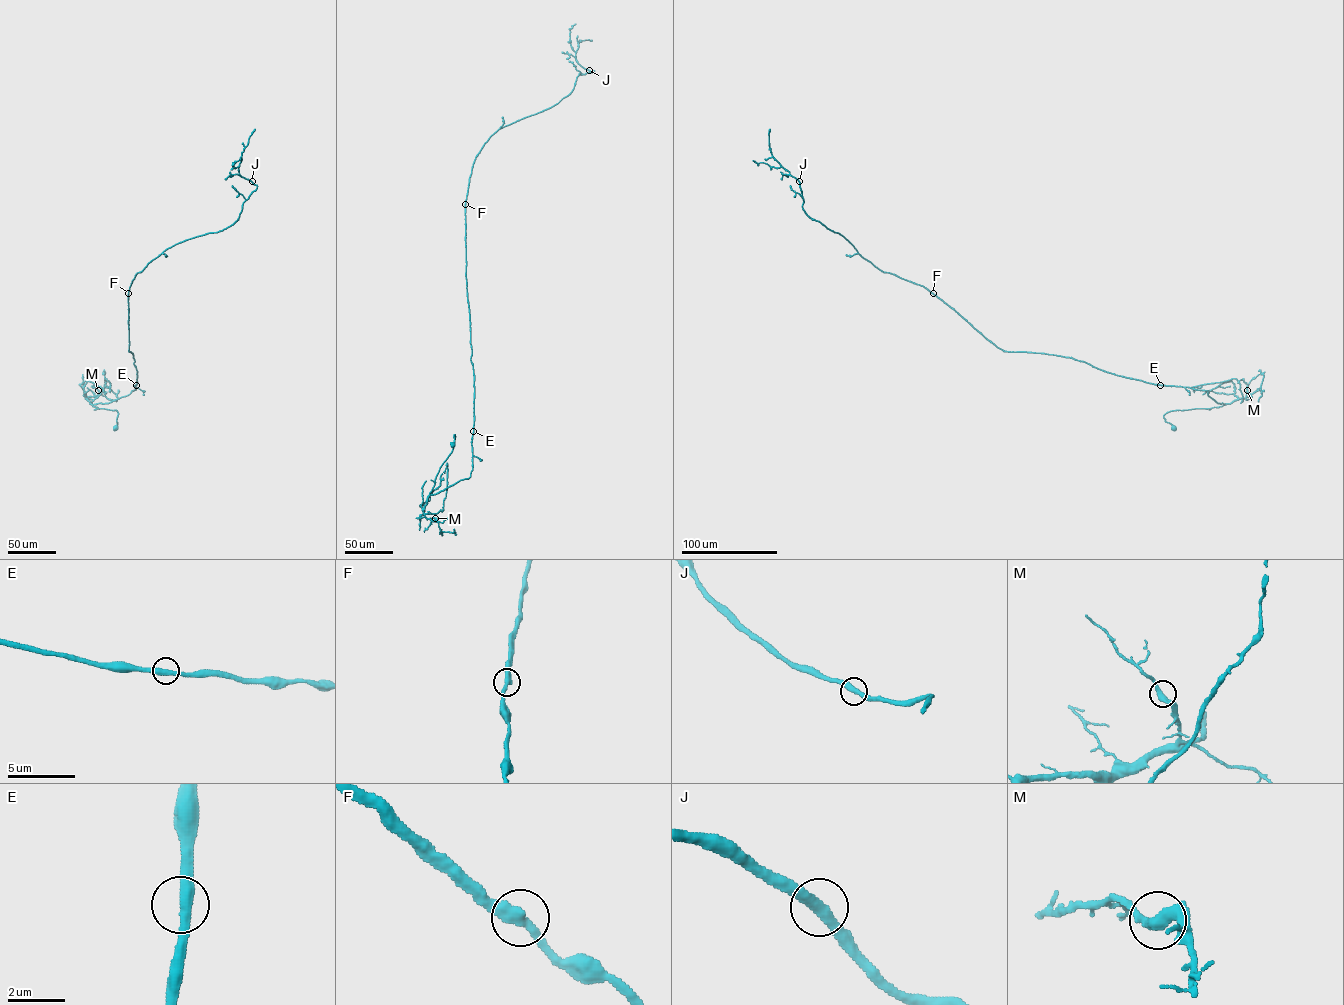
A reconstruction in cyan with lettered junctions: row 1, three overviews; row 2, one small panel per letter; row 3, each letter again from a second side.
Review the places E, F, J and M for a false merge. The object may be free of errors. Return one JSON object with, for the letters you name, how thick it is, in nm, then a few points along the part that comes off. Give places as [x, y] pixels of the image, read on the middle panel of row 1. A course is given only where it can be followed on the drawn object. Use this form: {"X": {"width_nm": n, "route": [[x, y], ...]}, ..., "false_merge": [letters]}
{"false_merge": []}

